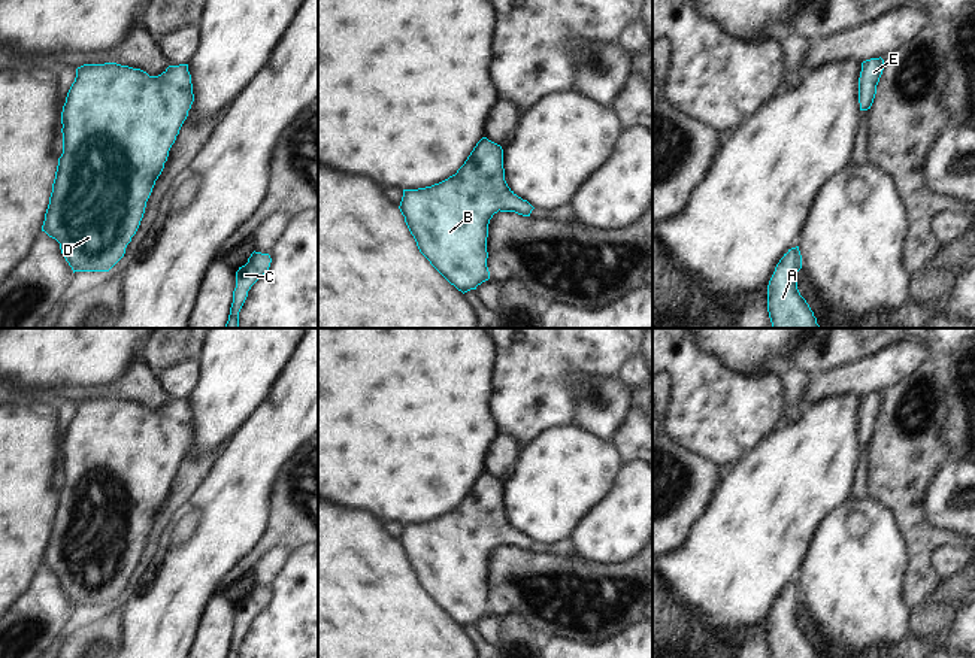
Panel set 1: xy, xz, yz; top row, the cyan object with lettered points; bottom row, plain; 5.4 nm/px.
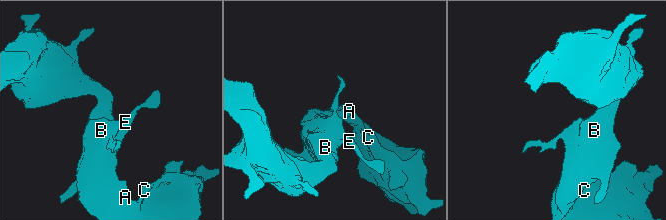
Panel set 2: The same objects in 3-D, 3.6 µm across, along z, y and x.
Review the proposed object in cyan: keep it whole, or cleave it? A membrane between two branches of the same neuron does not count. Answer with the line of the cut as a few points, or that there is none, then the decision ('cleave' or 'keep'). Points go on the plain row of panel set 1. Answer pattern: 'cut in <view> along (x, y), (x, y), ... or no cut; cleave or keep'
no cut; keep

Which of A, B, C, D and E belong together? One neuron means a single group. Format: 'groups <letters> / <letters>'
groups A B C D E

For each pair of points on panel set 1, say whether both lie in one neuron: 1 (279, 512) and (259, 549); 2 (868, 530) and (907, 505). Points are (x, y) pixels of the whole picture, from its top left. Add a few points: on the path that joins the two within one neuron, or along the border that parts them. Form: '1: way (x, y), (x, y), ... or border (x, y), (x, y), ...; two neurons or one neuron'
1: way (279, 521), (279, 528), (268, 540); one neuron
2: border (868, 494), (880, 499), (889, 508), (907, 545); two neurons

